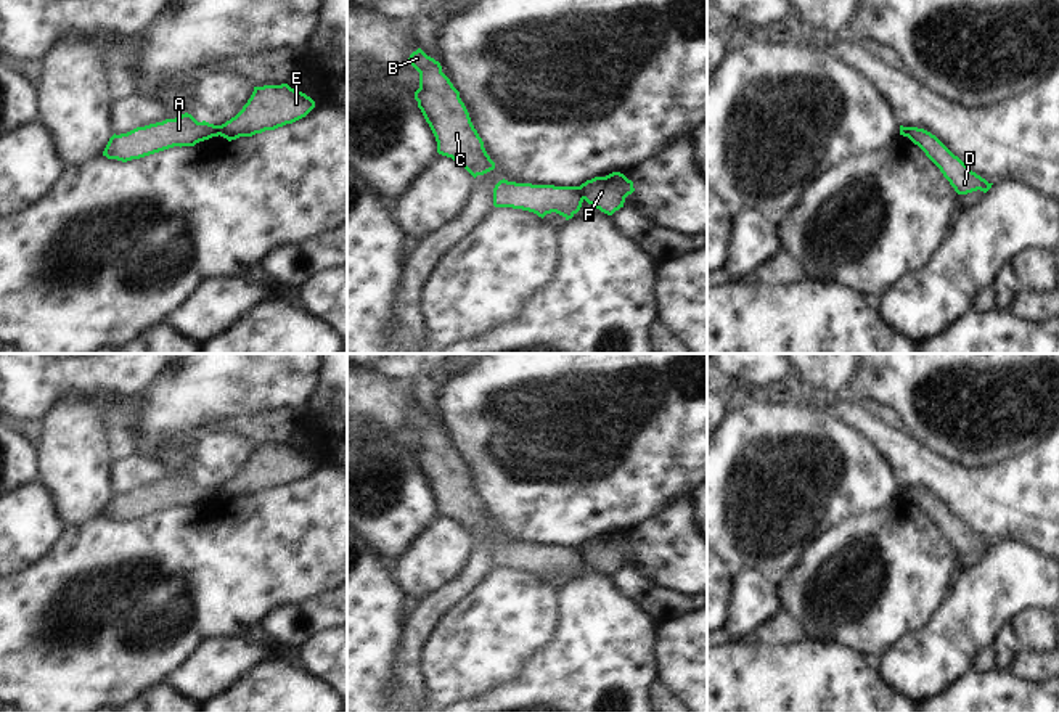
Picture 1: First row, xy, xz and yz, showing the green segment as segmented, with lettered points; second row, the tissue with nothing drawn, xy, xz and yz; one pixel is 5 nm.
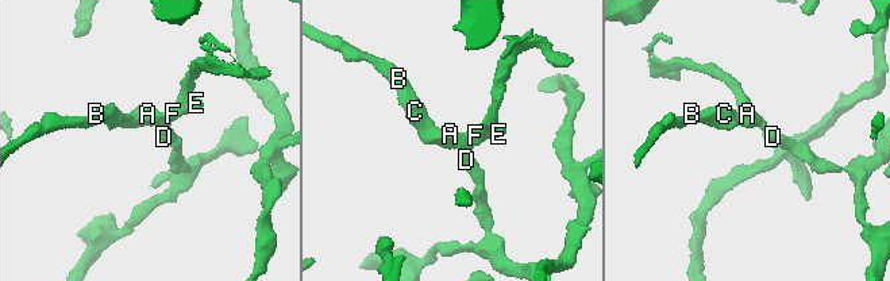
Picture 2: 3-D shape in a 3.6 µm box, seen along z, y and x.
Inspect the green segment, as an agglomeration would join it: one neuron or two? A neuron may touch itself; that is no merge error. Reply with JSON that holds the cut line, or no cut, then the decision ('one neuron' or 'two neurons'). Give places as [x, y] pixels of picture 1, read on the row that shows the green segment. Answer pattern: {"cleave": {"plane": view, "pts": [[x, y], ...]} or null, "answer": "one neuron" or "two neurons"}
{"cleave": {"plane": "xz", "pts": [[577, 187], [584, 198]]}, "answer": "two neurons"}

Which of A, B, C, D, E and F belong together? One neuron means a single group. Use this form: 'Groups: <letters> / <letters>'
Groups: A B C D / E F

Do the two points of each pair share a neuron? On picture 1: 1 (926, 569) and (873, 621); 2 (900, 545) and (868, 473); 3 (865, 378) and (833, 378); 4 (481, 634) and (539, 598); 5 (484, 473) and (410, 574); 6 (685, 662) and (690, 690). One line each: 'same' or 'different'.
1: same
2: different
3: different
4: same
5: different
6: same

